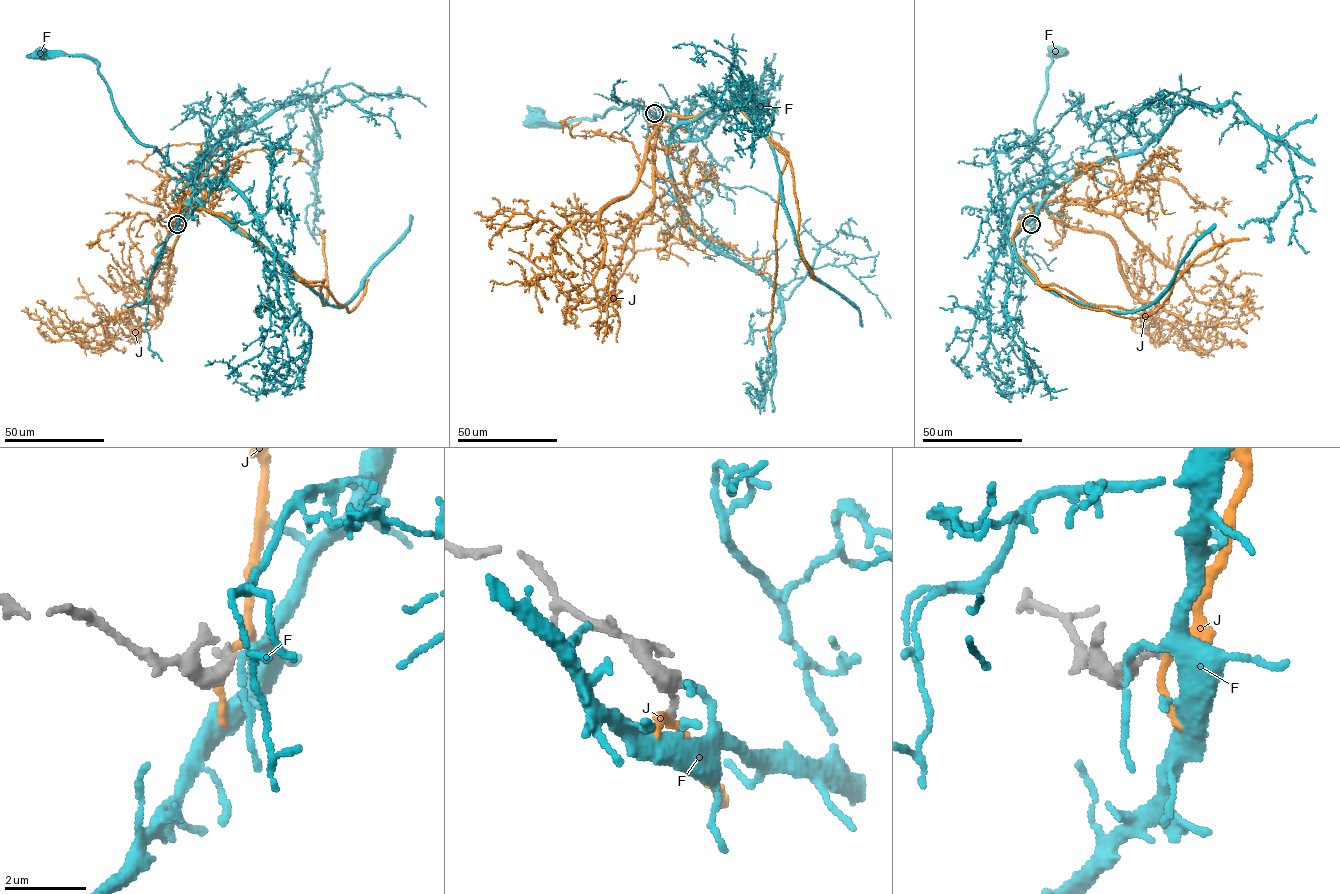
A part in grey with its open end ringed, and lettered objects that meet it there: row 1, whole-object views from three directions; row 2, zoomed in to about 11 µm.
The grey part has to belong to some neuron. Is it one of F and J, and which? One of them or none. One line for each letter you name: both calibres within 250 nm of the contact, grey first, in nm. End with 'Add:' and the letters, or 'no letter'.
F: calibres 440 and 170 nm
Add: F

